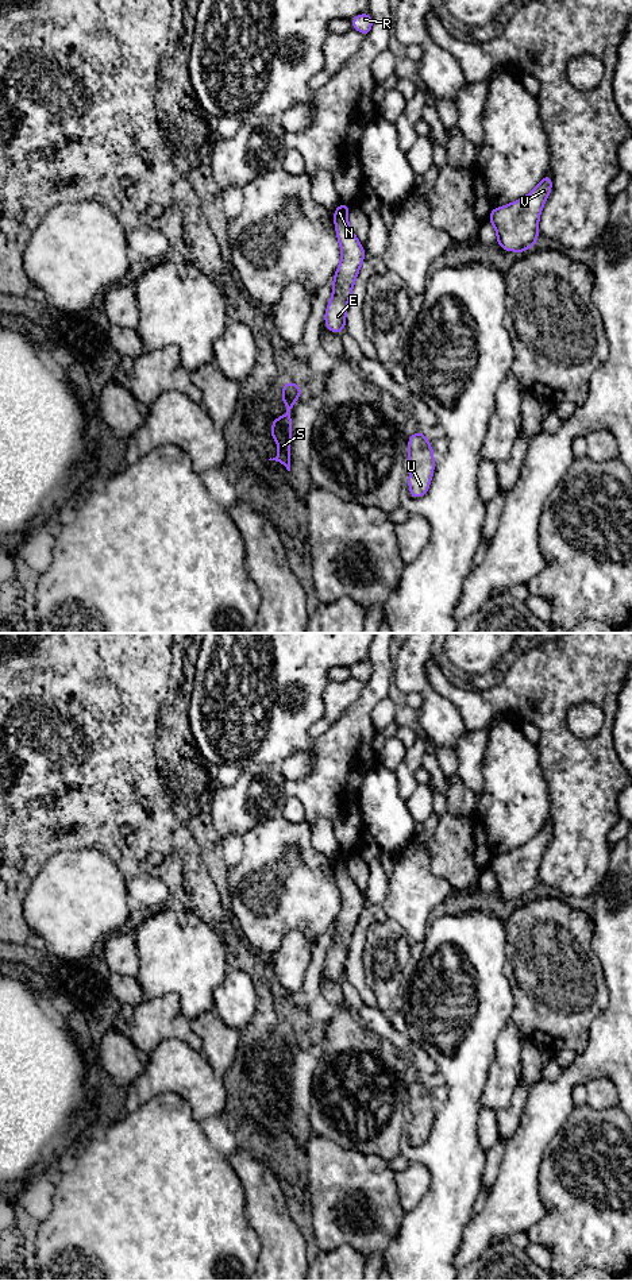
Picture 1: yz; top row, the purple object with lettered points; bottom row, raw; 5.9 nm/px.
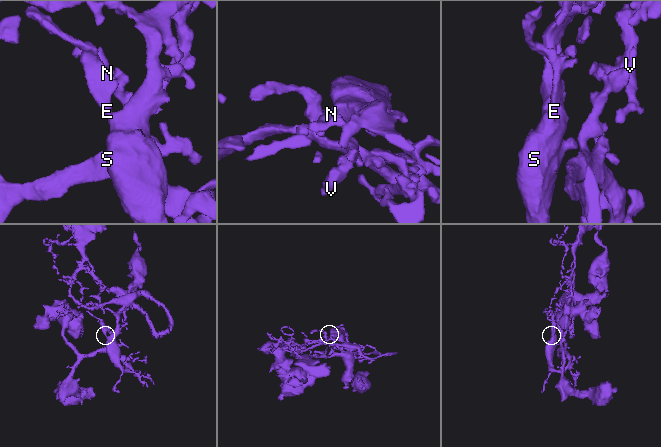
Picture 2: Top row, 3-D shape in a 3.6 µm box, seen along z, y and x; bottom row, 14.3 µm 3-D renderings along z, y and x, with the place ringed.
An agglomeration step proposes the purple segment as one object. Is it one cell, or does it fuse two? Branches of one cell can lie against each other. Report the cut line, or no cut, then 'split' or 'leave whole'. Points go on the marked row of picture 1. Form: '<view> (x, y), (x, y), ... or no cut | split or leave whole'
no cut | leave whole

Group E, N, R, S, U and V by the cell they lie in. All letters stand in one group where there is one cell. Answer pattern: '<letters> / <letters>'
E N R S U V

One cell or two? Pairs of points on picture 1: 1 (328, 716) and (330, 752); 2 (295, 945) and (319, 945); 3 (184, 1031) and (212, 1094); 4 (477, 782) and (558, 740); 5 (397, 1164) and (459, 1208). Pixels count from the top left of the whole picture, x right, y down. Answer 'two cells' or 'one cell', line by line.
1: two cells
2: two cells
3: two cells
4: two cells
5: two cells

